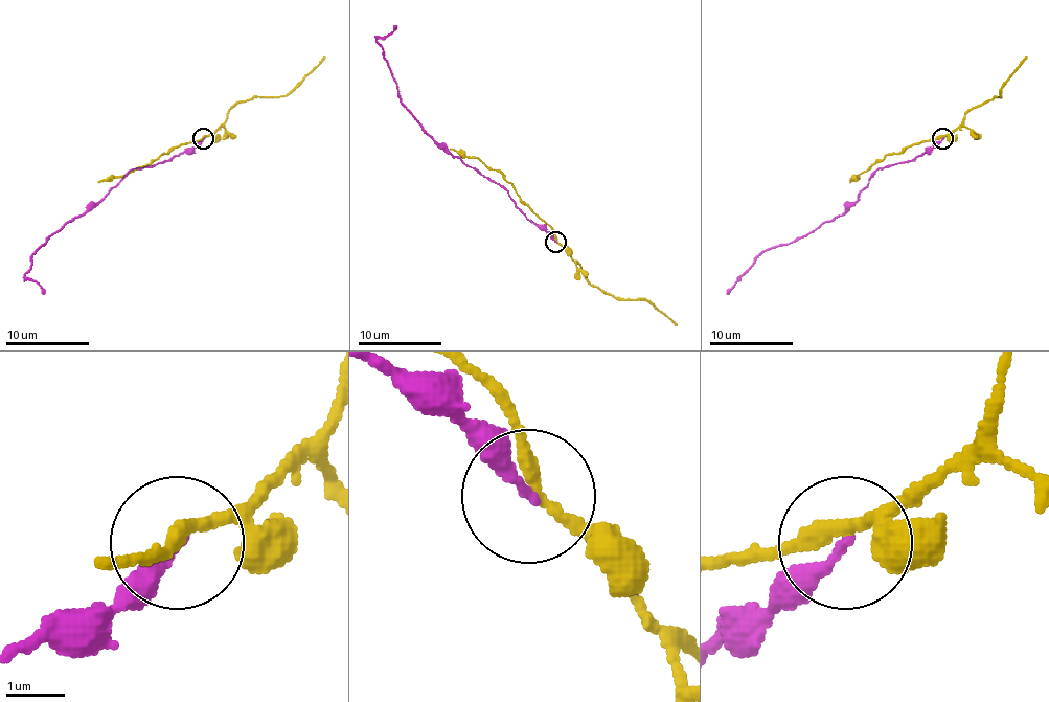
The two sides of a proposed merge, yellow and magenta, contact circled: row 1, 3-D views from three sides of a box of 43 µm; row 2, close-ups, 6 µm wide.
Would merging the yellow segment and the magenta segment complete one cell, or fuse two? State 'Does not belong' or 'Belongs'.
Does not belong

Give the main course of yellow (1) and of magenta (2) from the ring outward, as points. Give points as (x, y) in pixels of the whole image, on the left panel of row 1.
1: (204, 137), (240, 102), (288, 95), (325, 58)
2: (204, 139), (166, 162), (133, 168), (89, 209), (49, 236), (37, 249), (24, 274), (45, 293)

